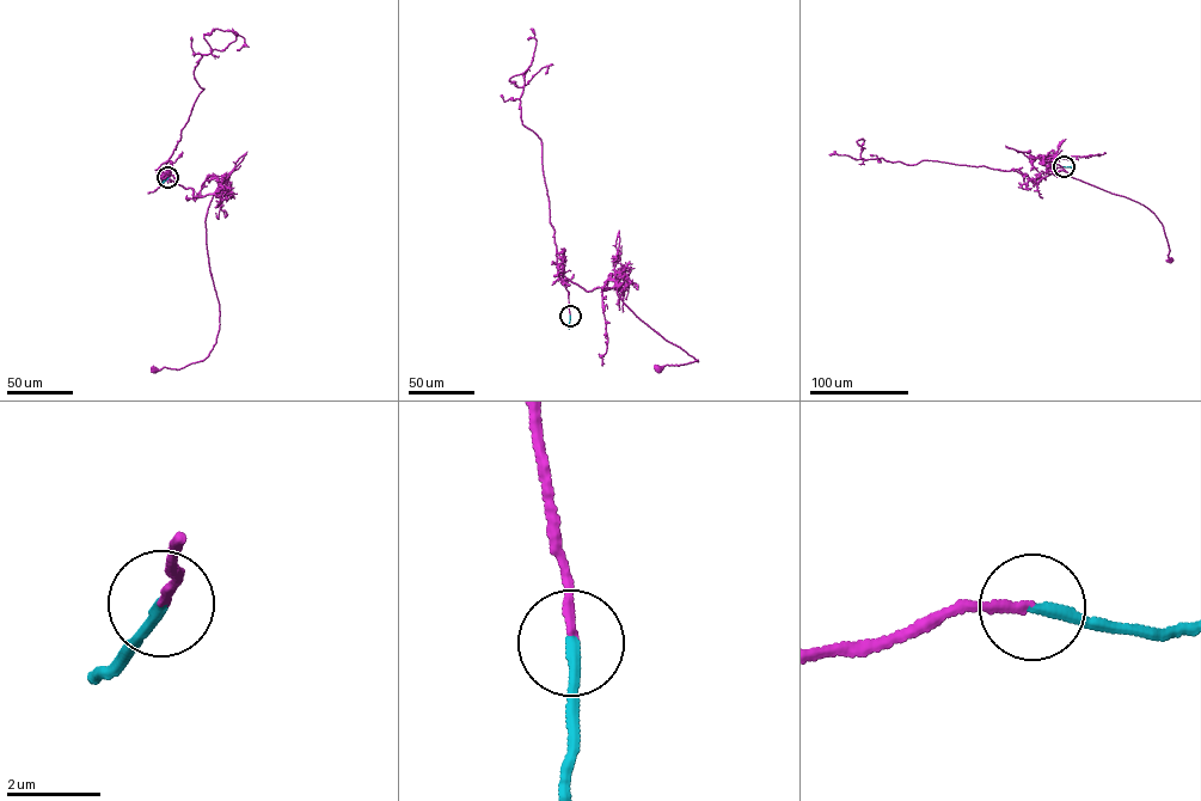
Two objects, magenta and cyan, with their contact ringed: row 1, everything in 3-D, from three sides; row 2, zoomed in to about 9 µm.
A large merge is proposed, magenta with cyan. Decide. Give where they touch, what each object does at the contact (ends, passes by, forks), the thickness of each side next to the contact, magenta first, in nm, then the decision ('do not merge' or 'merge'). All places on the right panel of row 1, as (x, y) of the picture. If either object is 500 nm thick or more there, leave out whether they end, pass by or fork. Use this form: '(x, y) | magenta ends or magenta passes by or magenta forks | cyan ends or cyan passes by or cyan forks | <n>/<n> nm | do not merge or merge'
(1064, 166) | magenta ends | cyan ends | 180/240 nm | merge

